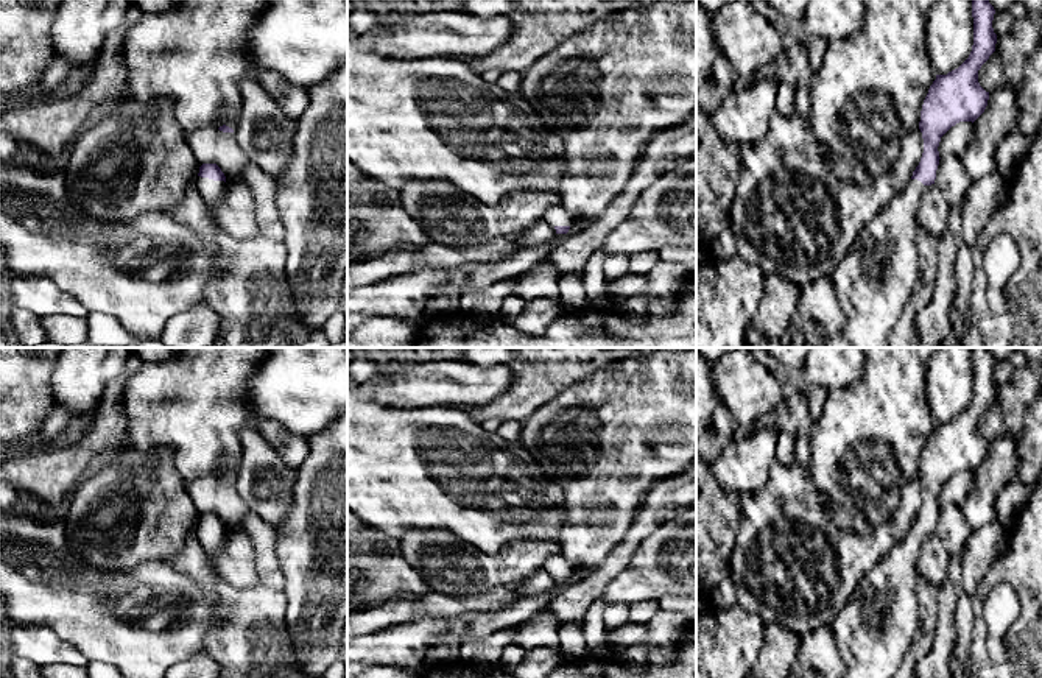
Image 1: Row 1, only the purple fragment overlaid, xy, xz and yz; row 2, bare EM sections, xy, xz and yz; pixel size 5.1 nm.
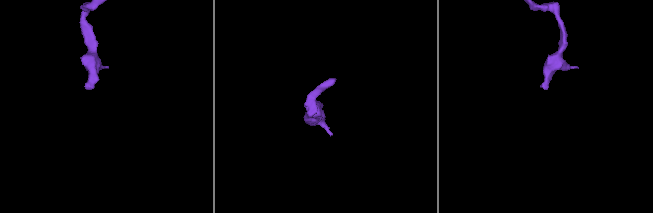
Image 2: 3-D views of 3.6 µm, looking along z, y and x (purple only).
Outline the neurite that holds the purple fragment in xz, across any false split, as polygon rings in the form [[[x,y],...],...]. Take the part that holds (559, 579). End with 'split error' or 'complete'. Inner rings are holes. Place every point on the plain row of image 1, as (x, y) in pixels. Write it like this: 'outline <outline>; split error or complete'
outline [[[559,552],[547,560],[545,569],[556,578],[556,583],[567,583],[576,567]]]; split error

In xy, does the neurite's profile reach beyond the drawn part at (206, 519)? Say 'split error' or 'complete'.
split error

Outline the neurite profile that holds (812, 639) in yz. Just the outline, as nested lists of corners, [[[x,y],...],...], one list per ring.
[[[818,627],[801,637],[794,664],[787,678],[843,678],[846,667],[830,627]]]

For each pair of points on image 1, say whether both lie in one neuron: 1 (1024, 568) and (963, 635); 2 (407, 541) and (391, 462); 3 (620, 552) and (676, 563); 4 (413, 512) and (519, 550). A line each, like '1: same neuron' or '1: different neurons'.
1: different neurons
2: different neurons
3: different neurons
4: different neurons

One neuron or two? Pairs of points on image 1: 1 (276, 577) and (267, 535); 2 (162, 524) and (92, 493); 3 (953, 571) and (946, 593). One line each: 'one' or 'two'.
1: one
2: one
3: one

